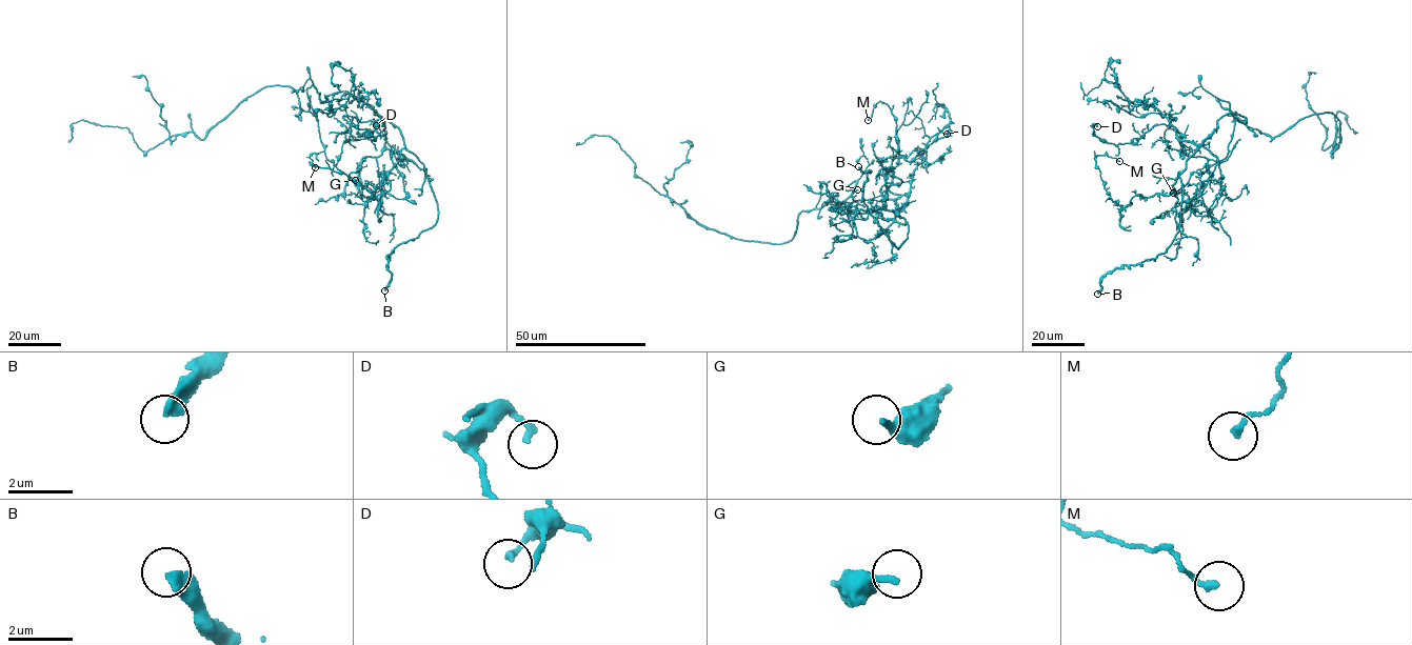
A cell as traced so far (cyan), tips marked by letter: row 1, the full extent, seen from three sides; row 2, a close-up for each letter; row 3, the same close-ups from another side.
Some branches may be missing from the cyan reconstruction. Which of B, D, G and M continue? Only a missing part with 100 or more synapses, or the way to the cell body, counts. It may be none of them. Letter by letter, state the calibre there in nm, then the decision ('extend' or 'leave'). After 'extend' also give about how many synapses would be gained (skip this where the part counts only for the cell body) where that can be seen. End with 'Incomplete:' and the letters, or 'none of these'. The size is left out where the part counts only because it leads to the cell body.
B: 360 nm | extend
D: 190 nm | leave
G: 260 nm | leave
M: 190 nm | leave
Incomplete: B

